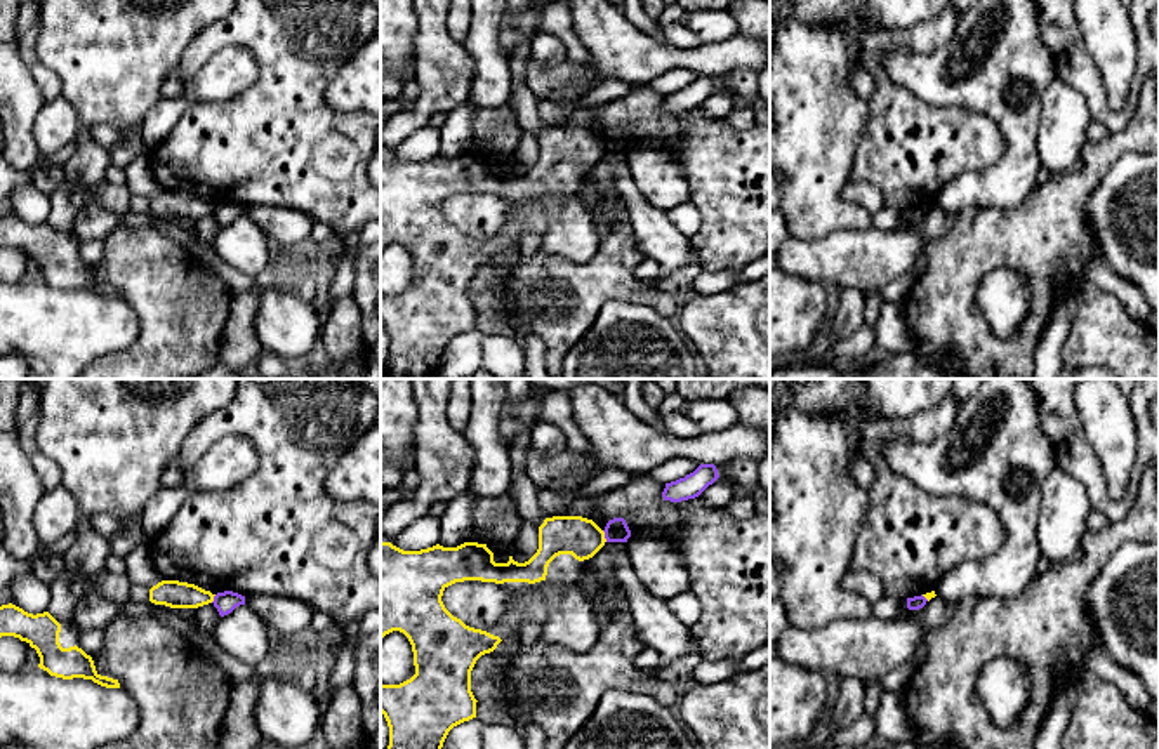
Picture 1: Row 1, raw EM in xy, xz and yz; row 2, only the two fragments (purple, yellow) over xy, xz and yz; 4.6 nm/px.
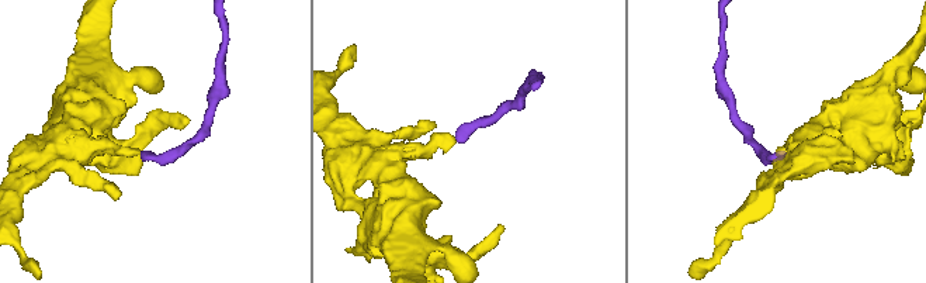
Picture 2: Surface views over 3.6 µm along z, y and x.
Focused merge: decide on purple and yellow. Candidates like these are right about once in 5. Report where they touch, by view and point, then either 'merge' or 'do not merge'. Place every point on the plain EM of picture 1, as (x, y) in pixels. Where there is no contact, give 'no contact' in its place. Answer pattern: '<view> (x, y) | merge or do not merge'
xz (605, 146) | do not merge

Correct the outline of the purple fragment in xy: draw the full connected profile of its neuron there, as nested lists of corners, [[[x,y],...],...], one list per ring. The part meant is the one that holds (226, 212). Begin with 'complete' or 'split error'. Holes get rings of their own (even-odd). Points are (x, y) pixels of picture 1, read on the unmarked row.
complete | [[[224,202],[217,203],[212,214],[217,219],[219,226],[224,228],[231,224],[236,217],[245,215],[245,207],[233,202]]]

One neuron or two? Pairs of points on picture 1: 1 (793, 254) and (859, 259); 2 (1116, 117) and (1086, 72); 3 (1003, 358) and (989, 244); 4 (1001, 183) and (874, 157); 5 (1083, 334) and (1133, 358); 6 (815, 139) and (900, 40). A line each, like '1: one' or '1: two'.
1: one
2: one
3: one
4: two
5: one
6: two

